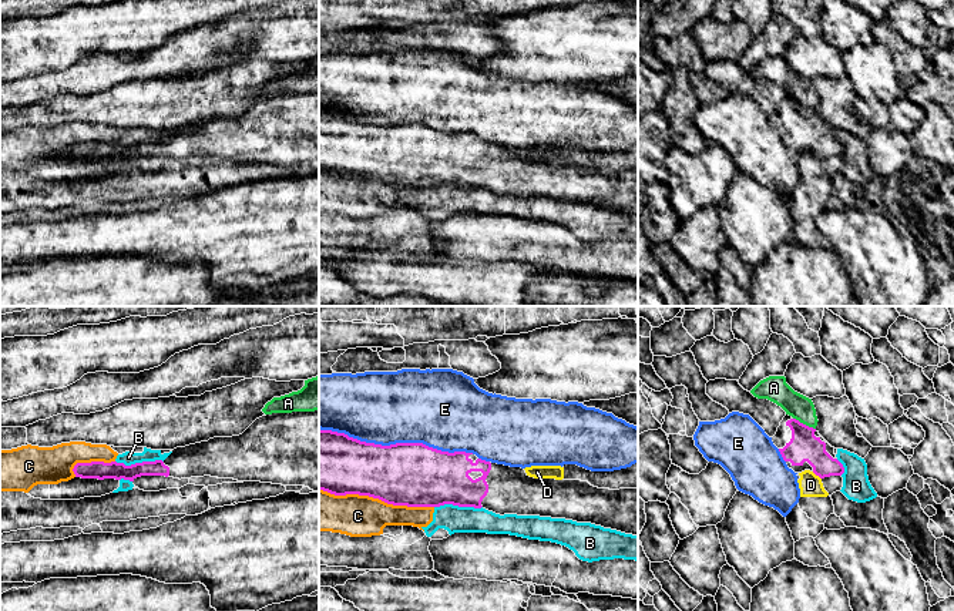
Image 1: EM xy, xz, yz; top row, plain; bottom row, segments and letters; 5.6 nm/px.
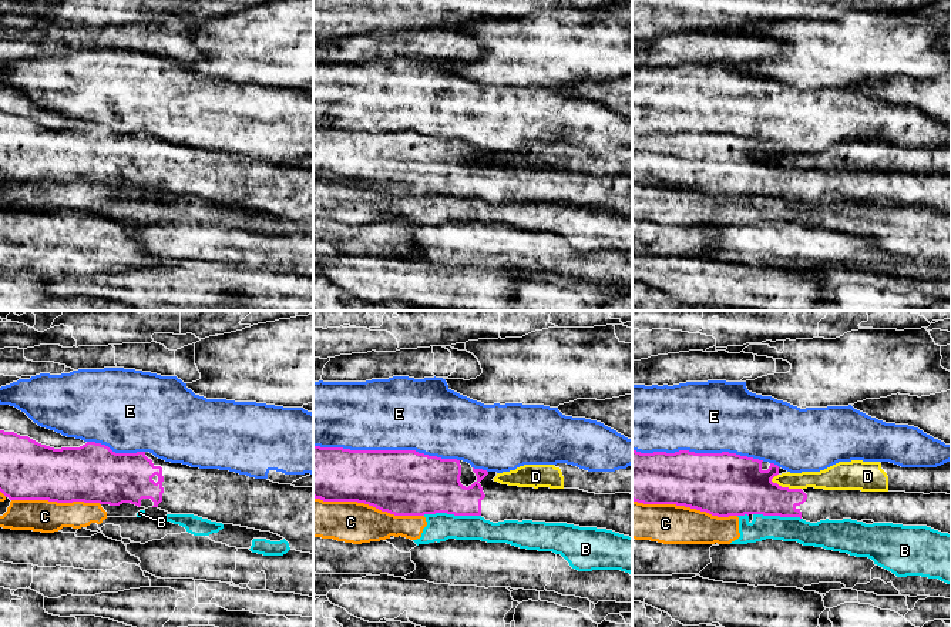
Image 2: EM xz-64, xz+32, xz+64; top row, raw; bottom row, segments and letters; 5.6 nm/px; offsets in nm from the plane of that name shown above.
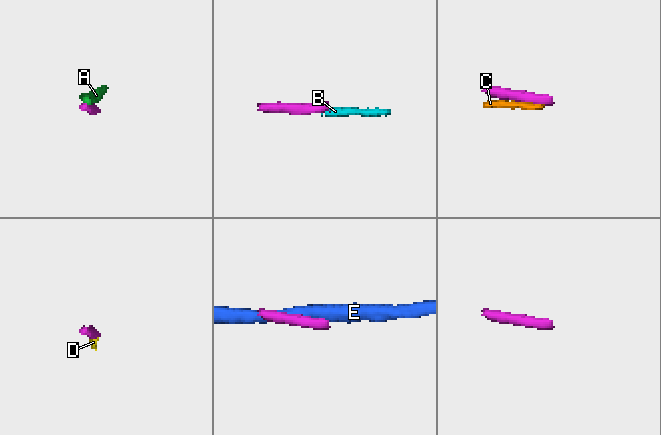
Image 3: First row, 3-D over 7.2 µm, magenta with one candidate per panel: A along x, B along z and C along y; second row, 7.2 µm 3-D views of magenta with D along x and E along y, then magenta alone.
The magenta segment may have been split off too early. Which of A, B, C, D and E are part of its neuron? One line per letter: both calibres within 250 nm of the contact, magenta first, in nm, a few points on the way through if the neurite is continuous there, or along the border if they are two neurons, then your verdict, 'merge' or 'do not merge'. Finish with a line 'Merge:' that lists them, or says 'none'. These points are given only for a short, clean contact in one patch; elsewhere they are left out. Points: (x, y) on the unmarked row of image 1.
A: 170/140 nm | do not merge
B: 100/80 nm | along xy (116, 141), (124, 145), (163, 143) | do not merge
C: 360/240 nm | do not merge
D: 170/130 nm | along yz (812, 153), (820, 160) | do not merge
E: 360/420 nm | do not merge
Merge: none

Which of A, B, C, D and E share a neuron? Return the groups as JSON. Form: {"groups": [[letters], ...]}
{"groups": [["A"], ["B", "C"], ["D"], ["E"]]}

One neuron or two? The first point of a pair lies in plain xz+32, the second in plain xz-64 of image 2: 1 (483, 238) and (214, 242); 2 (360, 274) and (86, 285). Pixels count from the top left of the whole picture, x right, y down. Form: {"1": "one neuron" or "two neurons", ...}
{"1": "one neuron", "2": "one neuron"}

